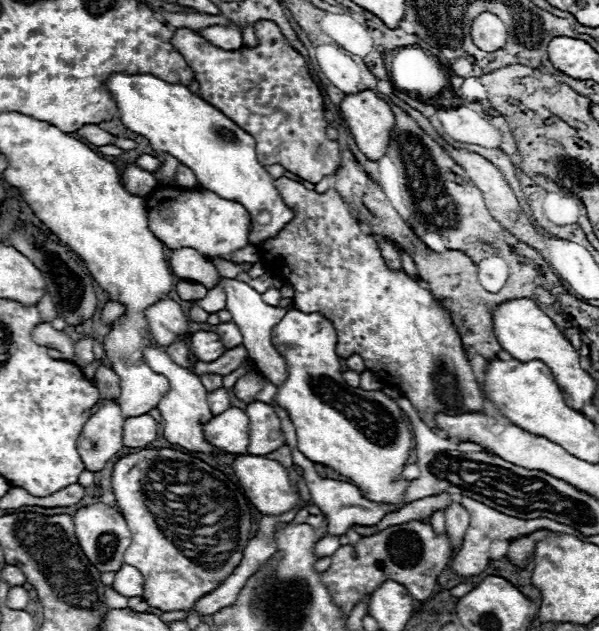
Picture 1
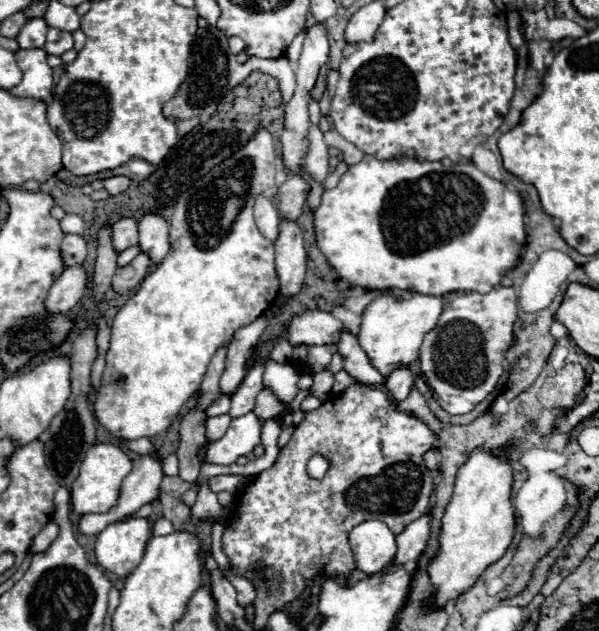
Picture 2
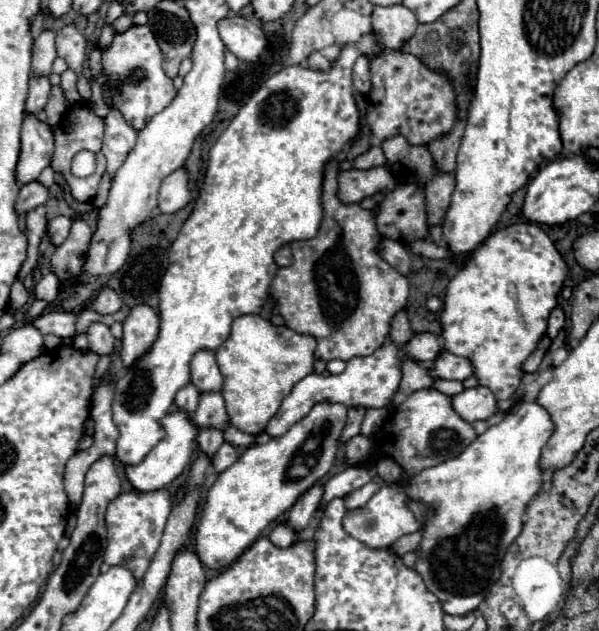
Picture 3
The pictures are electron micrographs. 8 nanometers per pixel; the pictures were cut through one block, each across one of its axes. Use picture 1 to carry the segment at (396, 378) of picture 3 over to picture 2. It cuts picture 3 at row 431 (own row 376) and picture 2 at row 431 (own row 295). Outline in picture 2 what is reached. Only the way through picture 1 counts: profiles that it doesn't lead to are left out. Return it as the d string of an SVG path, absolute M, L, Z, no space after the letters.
M252 412L234 418L228 432L222 438L206 444L204 462L222 464L222 466L234 464L238 456L250 454L260 444L260 430L262 430L262 422Z

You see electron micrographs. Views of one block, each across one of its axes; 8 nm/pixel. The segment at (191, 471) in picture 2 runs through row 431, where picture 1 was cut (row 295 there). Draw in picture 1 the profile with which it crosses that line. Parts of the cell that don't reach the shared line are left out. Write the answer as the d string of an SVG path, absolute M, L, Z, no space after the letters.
M180 280L178 286L176 286L178 294L182 300L200 300L206 296L208 288L204 288L202 284L196 284L196 282L190 282L190 280Z

